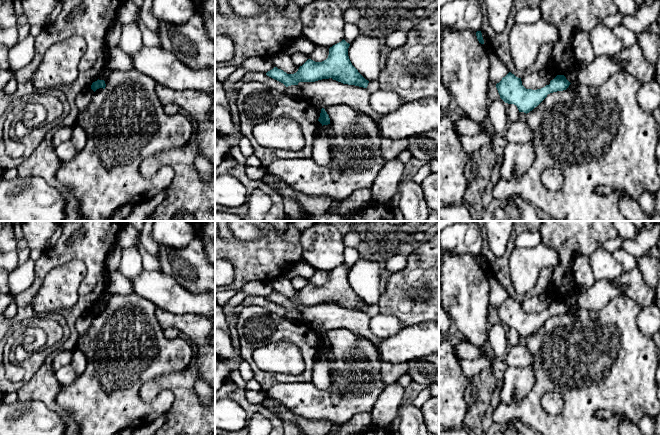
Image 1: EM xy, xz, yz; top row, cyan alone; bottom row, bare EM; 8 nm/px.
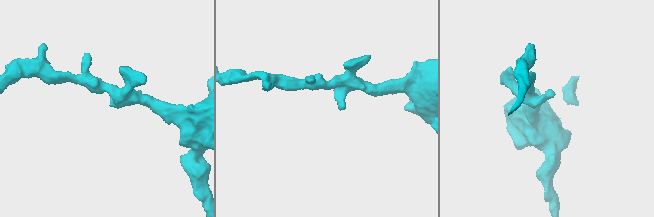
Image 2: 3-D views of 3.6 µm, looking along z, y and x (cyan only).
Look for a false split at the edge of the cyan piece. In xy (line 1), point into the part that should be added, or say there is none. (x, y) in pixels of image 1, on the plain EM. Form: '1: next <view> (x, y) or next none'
1: next none

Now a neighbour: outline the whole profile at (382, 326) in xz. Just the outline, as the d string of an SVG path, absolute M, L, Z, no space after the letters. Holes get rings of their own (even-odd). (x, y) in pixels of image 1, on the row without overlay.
M379 313L370 320L370 331L380 340L394 336L405 327L399 318L391 314Z

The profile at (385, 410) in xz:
M397 382L386 385L371 412L377 427L386 428L398 415L398 409L405 399L405 389Z

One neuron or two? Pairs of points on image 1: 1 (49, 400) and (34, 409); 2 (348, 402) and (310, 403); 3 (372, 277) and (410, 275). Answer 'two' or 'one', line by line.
1: two
2: one
3: two

